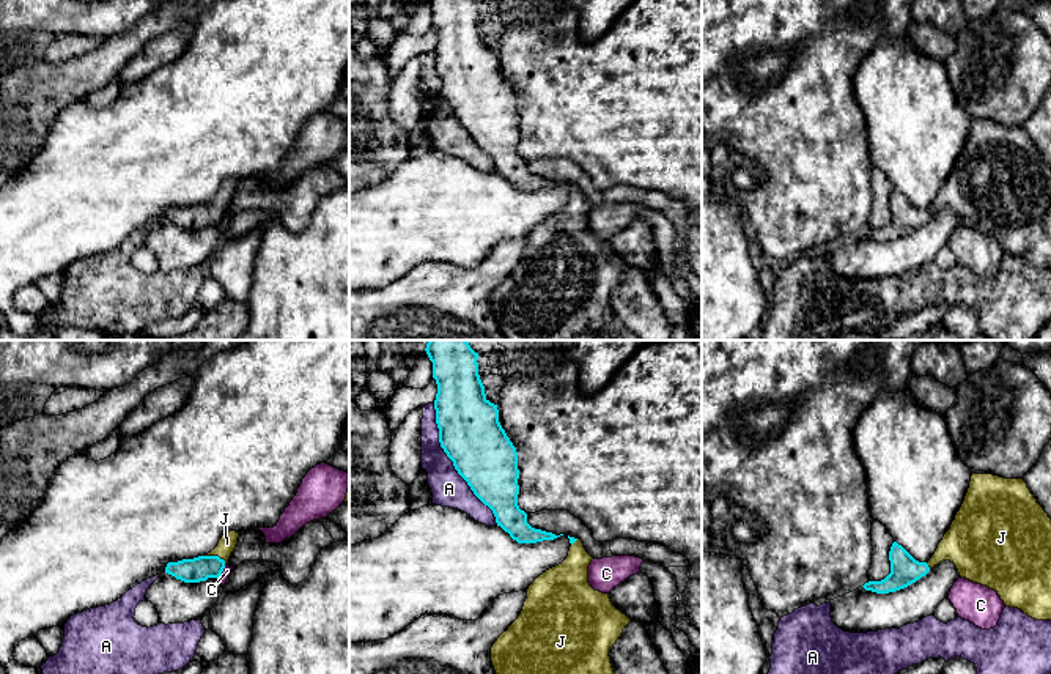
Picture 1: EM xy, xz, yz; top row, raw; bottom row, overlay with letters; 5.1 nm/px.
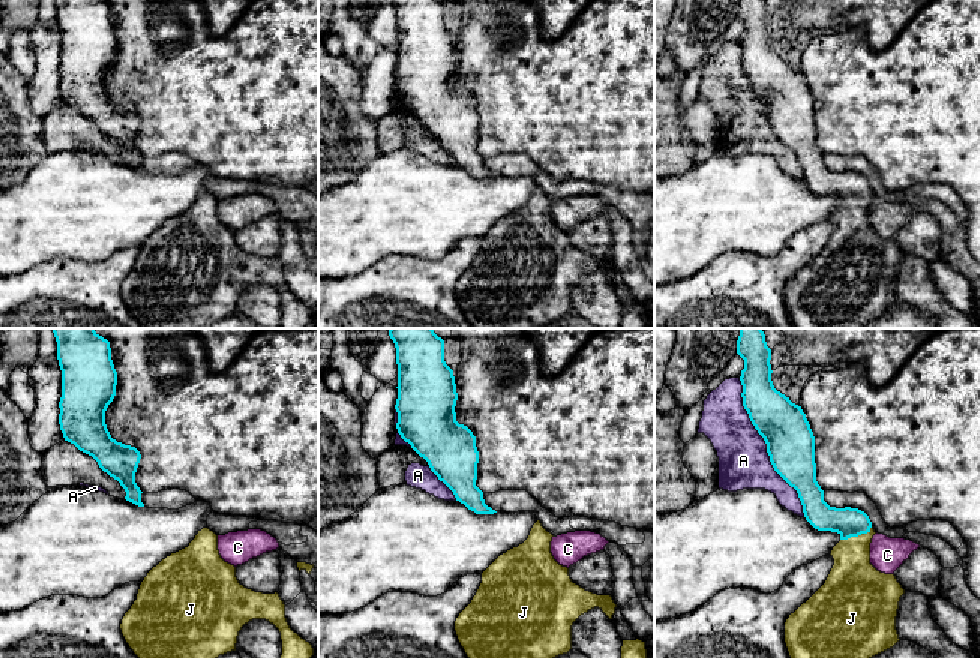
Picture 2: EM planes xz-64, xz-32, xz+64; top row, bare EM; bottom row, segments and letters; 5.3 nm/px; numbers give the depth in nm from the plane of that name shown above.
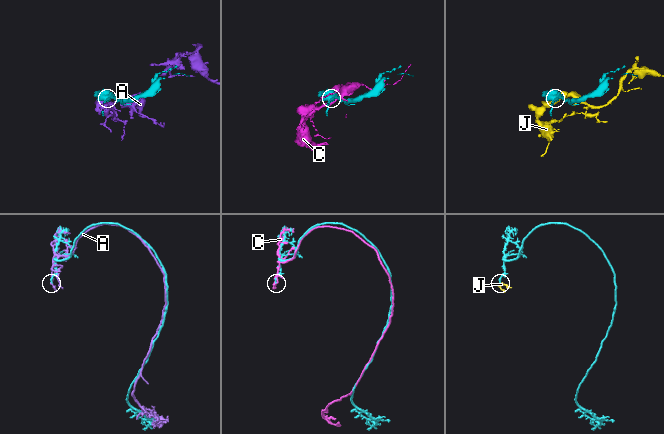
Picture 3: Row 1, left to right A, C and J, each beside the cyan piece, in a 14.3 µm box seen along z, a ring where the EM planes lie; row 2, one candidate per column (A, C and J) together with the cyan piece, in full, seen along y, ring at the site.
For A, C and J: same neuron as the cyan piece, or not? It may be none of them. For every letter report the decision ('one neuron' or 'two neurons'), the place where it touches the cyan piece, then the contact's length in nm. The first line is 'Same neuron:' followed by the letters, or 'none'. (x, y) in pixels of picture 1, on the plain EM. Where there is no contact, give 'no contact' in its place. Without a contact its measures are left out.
Same neuron: J
A: two neurons | xz (453, 111) | 700 nm
C: two neurons | xy (222, 218) | 80 nm
J: one neuron | xy (216, 203) | 130 nm

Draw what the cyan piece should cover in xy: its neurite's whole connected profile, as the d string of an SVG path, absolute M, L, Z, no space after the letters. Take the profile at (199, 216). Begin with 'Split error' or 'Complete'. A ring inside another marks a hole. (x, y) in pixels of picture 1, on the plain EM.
Split error. M230 178L222 183L217 194L211 200L194 206L168 209L165 220L184 230L200 230L206 228L208 225L220 225L231 200L238 192L238 184L239 180Z

